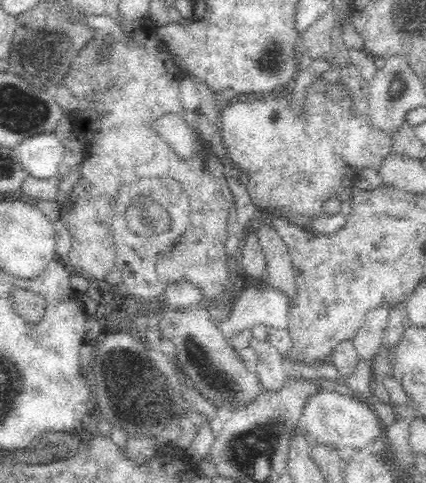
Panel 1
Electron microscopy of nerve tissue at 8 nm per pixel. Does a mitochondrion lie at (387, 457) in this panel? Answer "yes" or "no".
no

